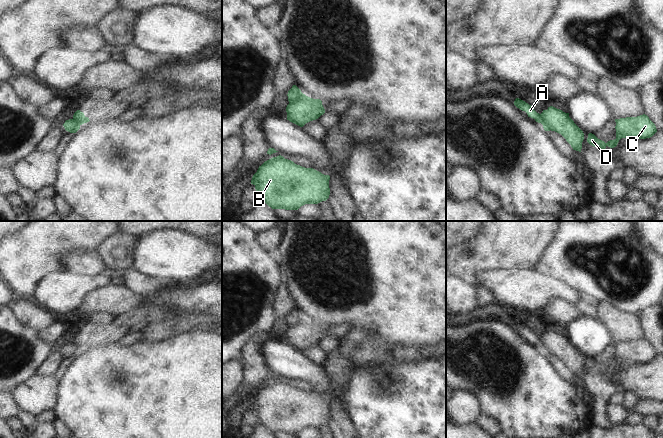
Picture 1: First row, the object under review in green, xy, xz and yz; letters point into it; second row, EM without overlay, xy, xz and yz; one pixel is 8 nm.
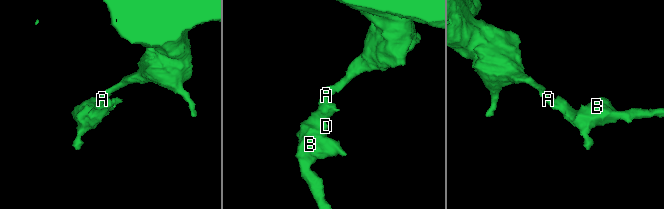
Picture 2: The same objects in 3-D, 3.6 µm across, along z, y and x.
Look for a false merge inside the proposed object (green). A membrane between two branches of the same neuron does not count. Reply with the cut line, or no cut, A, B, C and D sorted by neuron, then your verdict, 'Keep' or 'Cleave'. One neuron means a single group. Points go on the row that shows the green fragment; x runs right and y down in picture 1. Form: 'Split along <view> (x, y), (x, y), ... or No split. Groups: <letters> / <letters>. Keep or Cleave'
Split along yz (539, 114), (542, 122), (550, 129). Groups: A / B C D. Cleave

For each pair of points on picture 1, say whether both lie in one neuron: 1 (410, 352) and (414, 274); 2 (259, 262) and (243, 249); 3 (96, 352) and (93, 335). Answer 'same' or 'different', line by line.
1: different
2: same
3: different

